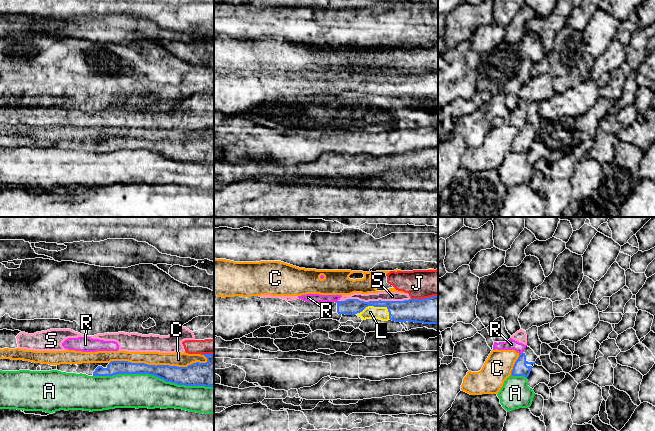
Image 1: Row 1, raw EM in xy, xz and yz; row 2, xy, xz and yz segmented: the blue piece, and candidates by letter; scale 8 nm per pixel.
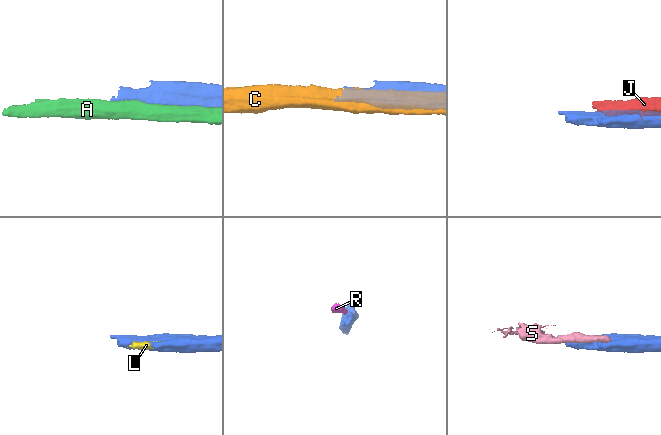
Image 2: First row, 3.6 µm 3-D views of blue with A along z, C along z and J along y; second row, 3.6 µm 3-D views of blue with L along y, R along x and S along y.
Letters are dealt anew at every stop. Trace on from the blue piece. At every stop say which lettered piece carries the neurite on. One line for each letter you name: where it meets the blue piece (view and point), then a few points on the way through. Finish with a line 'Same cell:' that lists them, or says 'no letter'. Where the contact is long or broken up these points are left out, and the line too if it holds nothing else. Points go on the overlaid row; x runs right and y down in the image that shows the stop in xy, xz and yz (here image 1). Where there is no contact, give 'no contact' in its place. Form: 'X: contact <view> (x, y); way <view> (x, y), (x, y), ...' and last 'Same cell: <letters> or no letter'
L: contact xz (377, 306)
Same cell: L

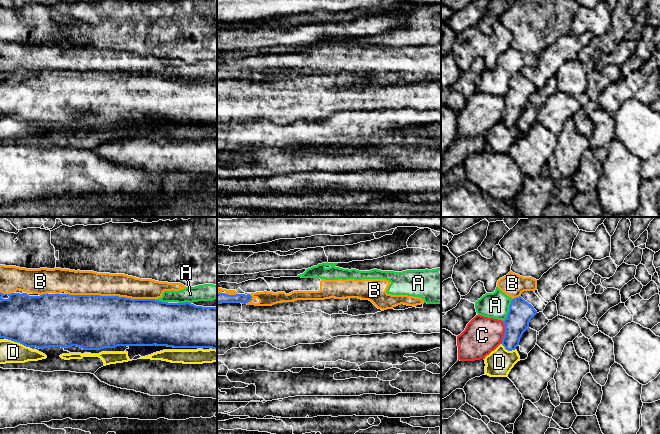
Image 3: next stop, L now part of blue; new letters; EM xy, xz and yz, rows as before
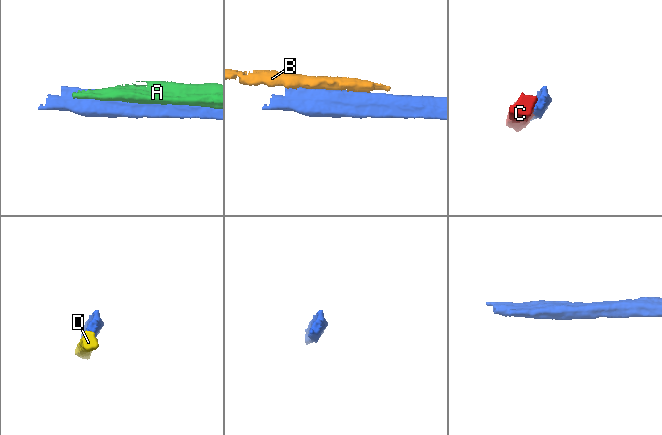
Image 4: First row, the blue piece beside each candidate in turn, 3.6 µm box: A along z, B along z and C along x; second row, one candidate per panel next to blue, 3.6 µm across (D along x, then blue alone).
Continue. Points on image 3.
Same cell: no letter

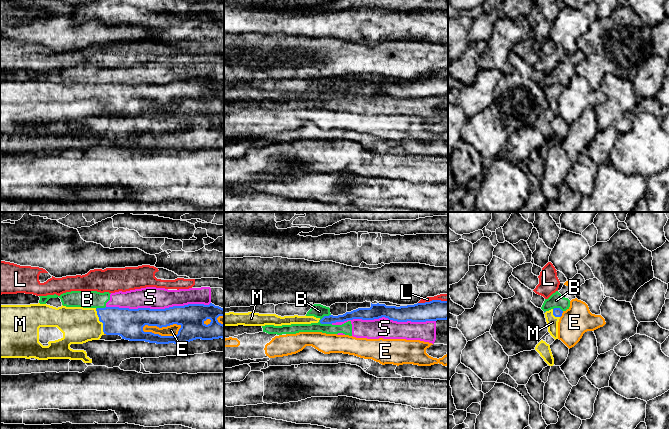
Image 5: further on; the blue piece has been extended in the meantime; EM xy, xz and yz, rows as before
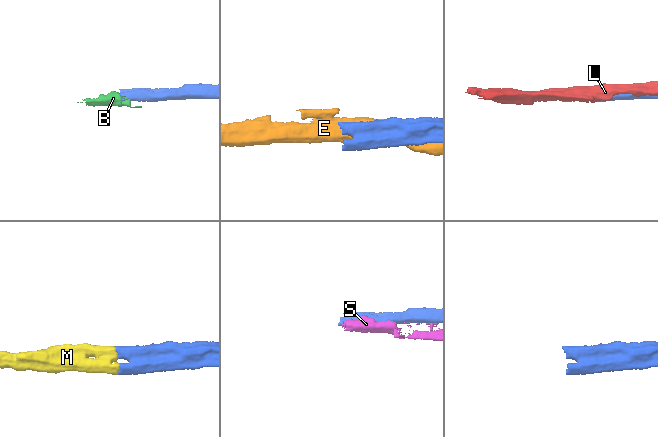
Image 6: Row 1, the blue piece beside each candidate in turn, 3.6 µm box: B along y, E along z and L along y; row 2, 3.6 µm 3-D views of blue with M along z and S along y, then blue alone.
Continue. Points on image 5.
M: contact xy (100, 321); way xy (128, 323), (123, 321), (100, 321), (79, 325)
Same cell: M

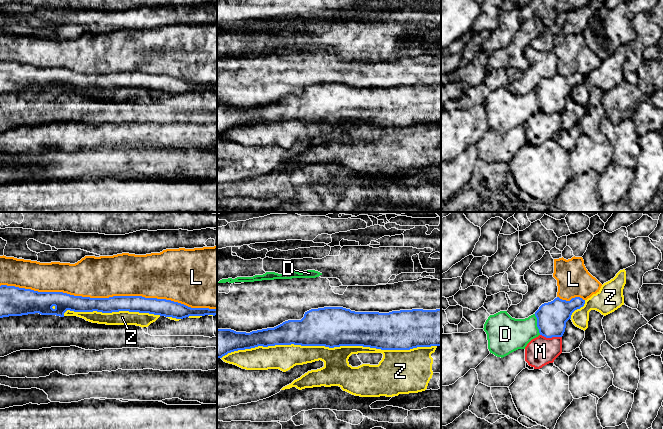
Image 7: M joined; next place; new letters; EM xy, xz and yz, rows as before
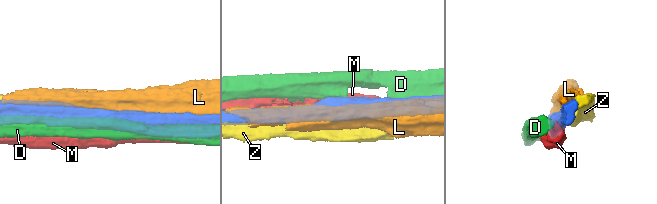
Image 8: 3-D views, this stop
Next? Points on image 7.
Same cell: no letter

